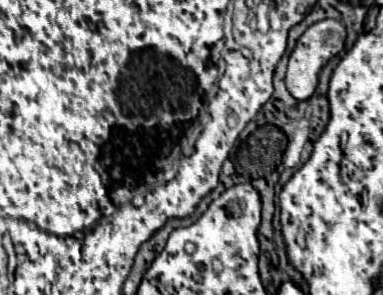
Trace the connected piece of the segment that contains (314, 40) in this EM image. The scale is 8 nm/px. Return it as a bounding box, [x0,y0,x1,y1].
[286,19,346,101]

